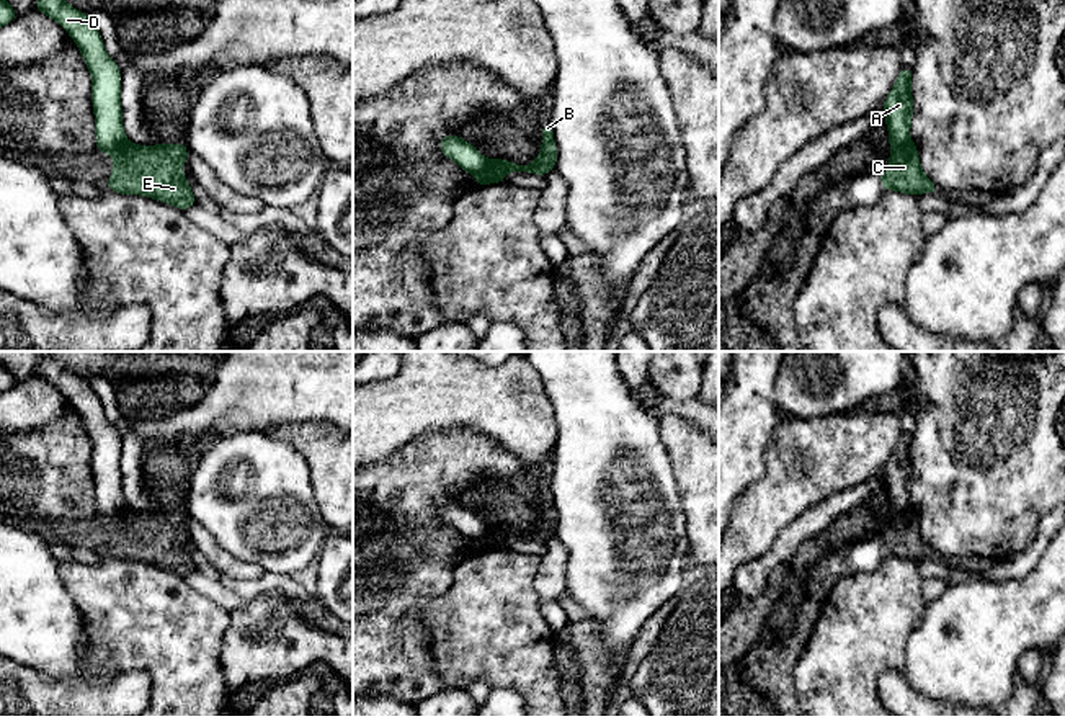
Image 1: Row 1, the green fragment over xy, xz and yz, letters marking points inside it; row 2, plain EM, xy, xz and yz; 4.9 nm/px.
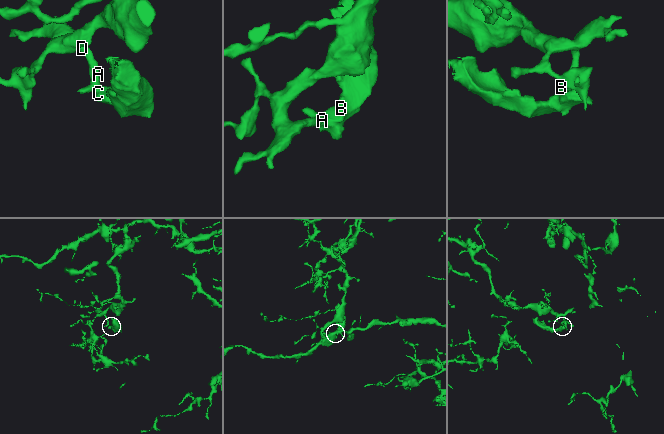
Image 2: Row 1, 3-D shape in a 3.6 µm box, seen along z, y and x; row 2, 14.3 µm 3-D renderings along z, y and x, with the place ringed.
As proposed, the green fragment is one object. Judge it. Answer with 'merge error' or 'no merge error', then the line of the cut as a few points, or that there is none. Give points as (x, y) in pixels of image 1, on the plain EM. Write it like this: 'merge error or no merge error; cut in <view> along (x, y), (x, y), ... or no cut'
merge error; cut in xy along (126, 505), (110, 519)

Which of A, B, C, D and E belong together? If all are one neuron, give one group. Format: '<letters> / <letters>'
A D / B C E

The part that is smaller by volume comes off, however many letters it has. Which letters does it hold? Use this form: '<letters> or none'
B, C, E

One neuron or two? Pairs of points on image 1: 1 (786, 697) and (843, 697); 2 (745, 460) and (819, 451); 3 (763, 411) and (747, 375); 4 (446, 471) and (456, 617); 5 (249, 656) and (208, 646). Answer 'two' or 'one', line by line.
1: two
2: two
3: one
4: two
5: two

